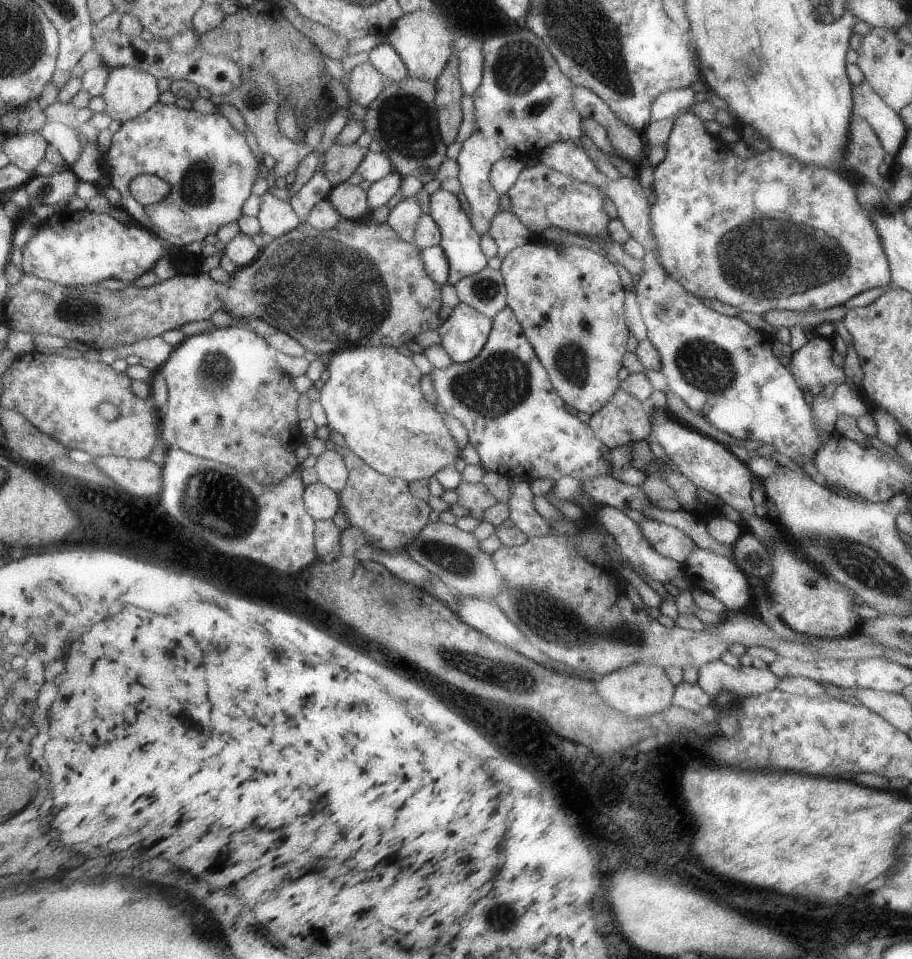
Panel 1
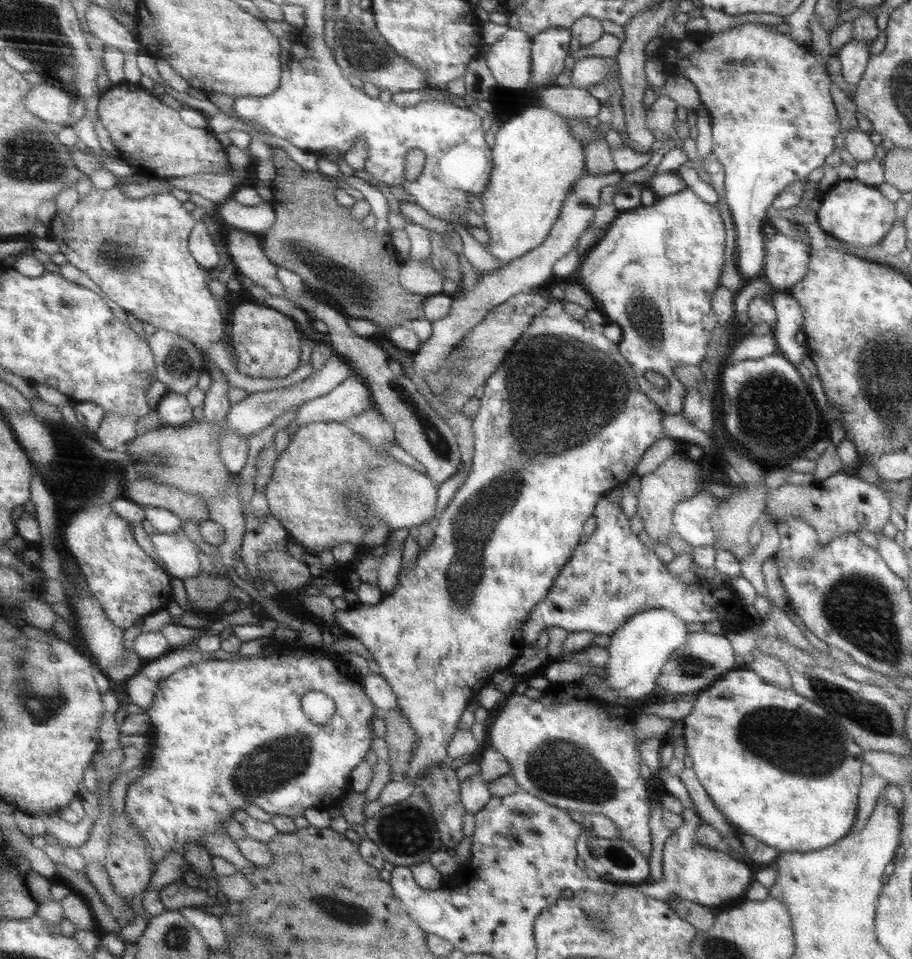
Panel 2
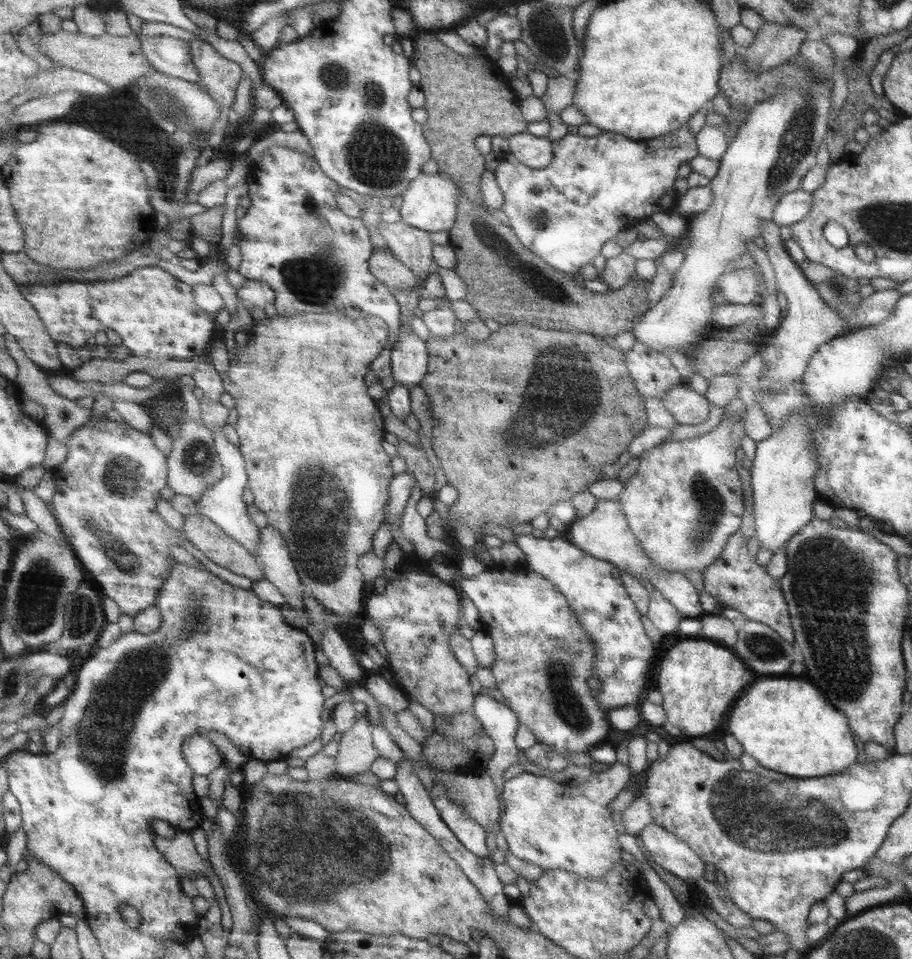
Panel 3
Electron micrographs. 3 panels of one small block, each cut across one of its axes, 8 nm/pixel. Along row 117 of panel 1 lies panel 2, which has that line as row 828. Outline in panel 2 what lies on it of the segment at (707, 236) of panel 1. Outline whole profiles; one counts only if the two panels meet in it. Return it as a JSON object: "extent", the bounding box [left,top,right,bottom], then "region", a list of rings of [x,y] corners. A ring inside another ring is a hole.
{"extent":[639,808,754,906],"region":[[[685,808],[682,814],[684,824],[676,827],[666,838],[663,850],[662,870],[663,880],[659,882],[645,882],[639,888],[644,896],[666,901],[671,895],[677,895],[685,900],[701,906],[717,906],[723,902],[730,902],[751,886],[754,872],[744,859],[730,856],[725,848],[708,848],[696,840],[696,829],[702,825],[697,811]]]}

